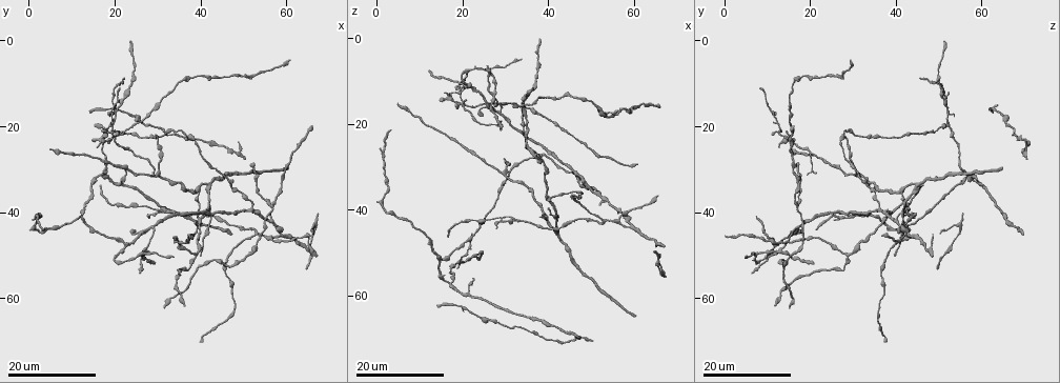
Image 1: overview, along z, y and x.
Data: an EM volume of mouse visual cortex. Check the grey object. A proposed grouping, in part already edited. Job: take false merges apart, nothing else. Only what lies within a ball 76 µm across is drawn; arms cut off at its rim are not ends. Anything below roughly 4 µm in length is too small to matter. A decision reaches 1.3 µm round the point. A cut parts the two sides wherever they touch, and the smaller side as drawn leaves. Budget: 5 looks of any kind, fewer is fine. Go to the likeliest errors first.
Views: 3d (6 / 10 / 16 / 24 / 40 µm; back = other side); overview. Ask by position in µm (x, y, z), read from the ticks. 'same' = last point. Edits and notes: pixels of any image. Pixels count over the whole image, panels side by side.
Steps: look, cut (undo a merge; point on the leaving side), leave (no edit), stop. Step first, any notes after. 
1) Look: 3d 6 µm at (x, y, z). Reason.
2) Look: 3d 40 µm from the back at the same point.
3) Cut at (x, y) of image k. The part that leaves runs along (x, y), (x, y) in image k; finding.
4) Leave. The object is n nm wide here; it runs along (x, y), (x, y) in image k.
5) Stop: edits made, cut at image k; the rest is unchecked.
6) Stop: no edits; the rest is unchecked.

Look: 3d 16 µm at (19.5, 22.0, 15.0). Four or more arms meet.

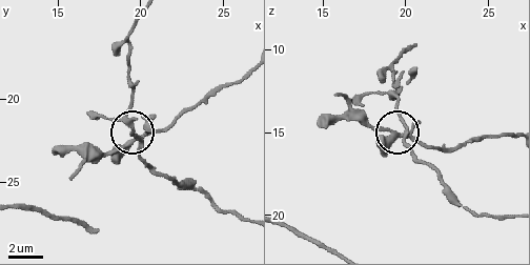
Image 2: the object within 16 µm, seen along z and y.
Look: 3d 6 µm at (20.0, 22.4, 14.6). Closer look.

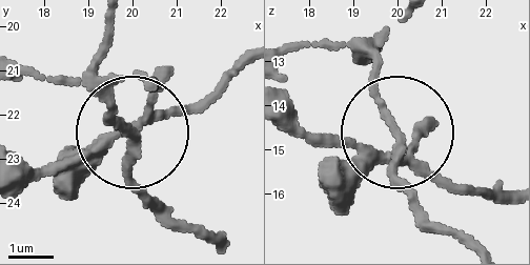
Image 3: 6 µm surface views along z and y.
Cut at (134, 191) of image 3. The side arm is 16 µm long; 5 arms meet here; a second cell is stuck on.

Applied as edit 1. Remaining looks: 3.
Look: overview.

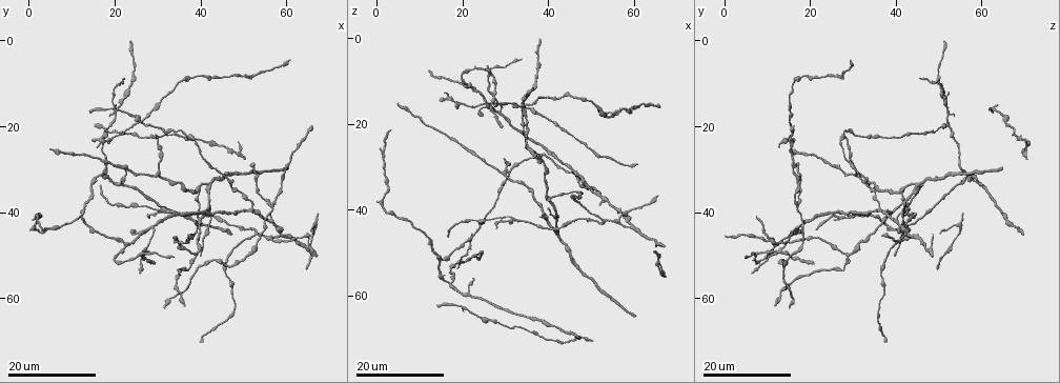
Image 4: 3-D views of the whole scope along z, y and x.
Look: 3d 24 µm at (39.5, 35.5, 41.0). Three arms meet.

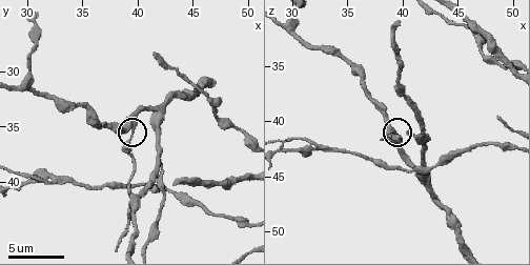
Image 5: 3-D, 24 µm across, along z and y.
Look: 3d 10 µm at the same point.

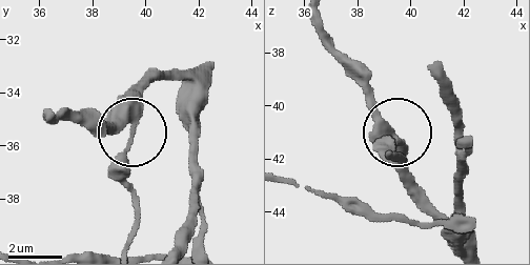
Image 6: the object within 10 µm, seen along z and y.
Leave. 3 arms meet here; all the same cell.

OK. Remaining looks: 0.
Stop: edits made, cut at image 3; the rest is unchecked.

